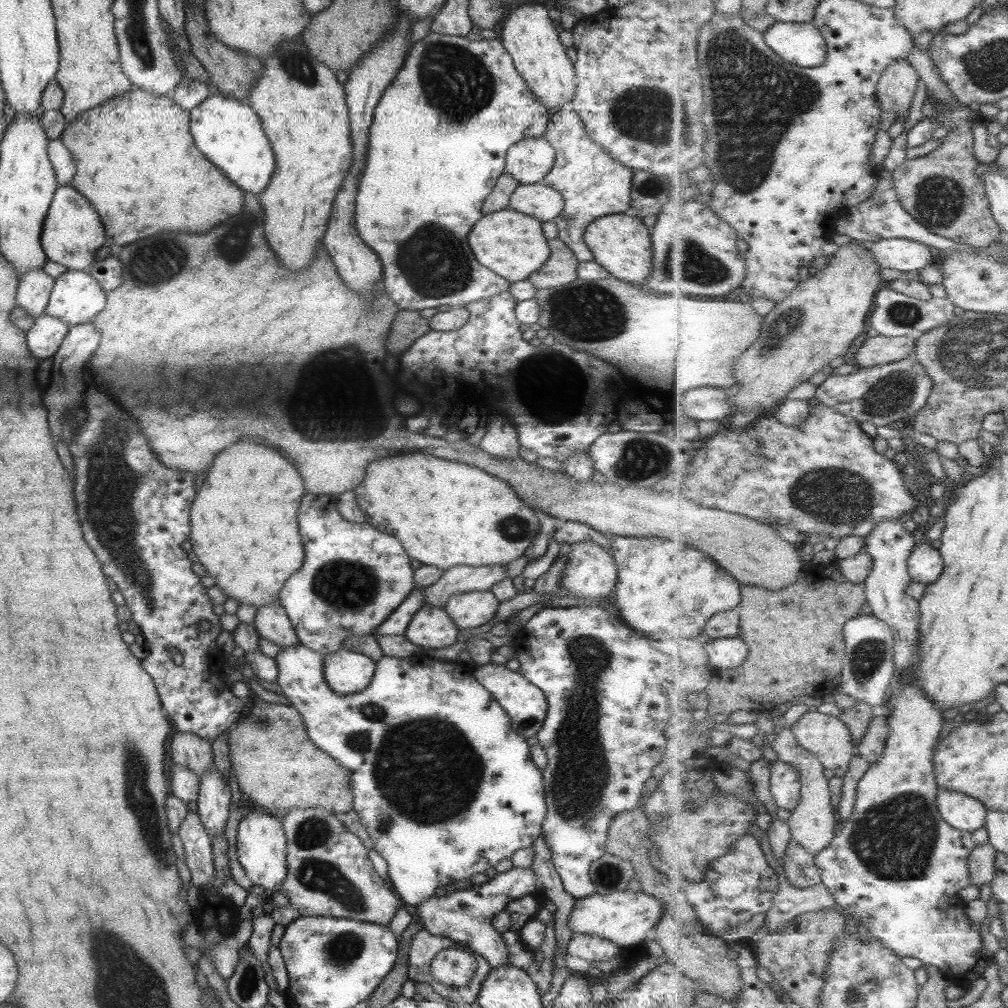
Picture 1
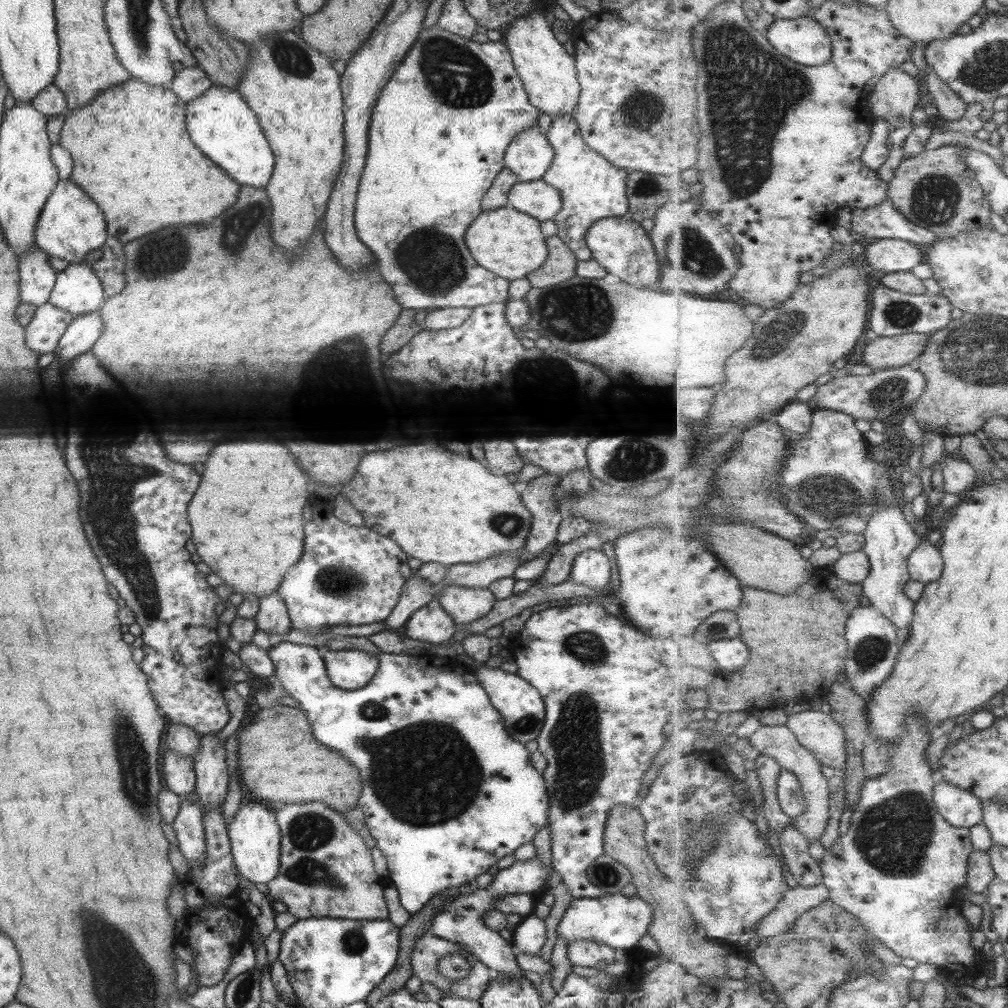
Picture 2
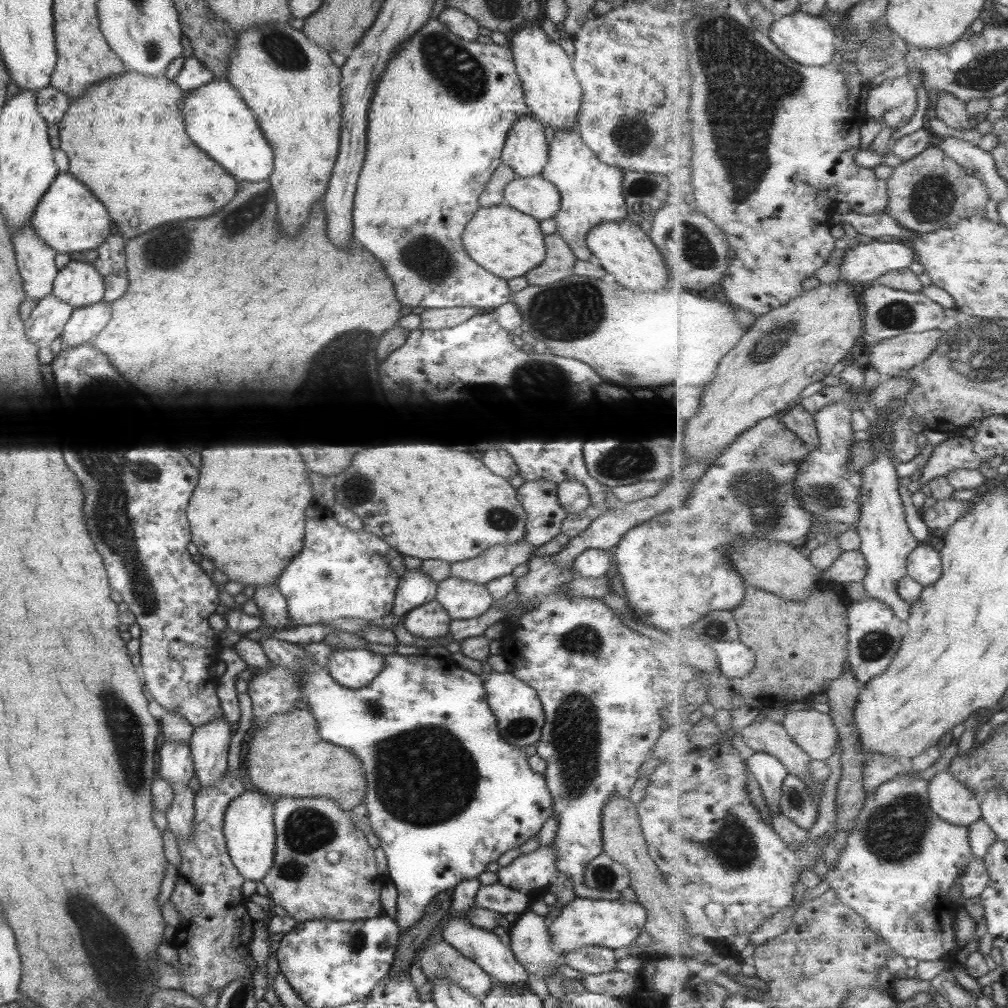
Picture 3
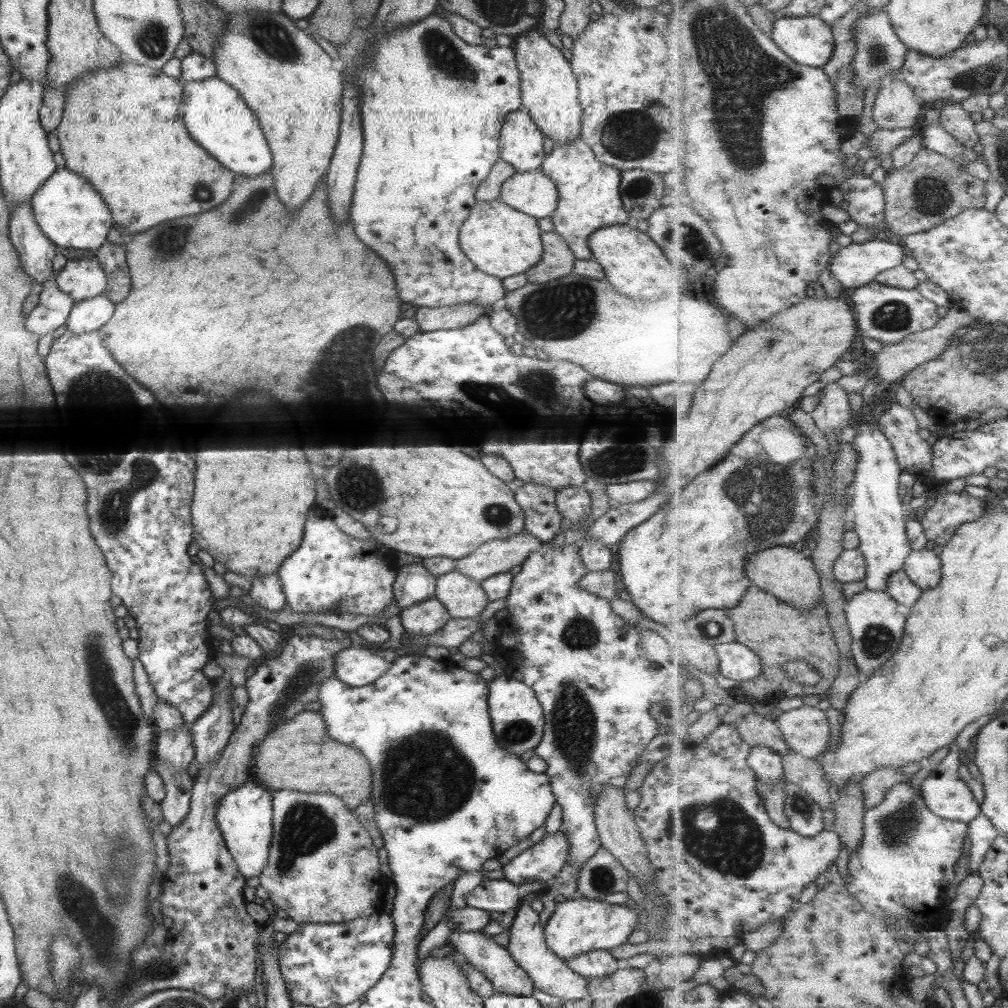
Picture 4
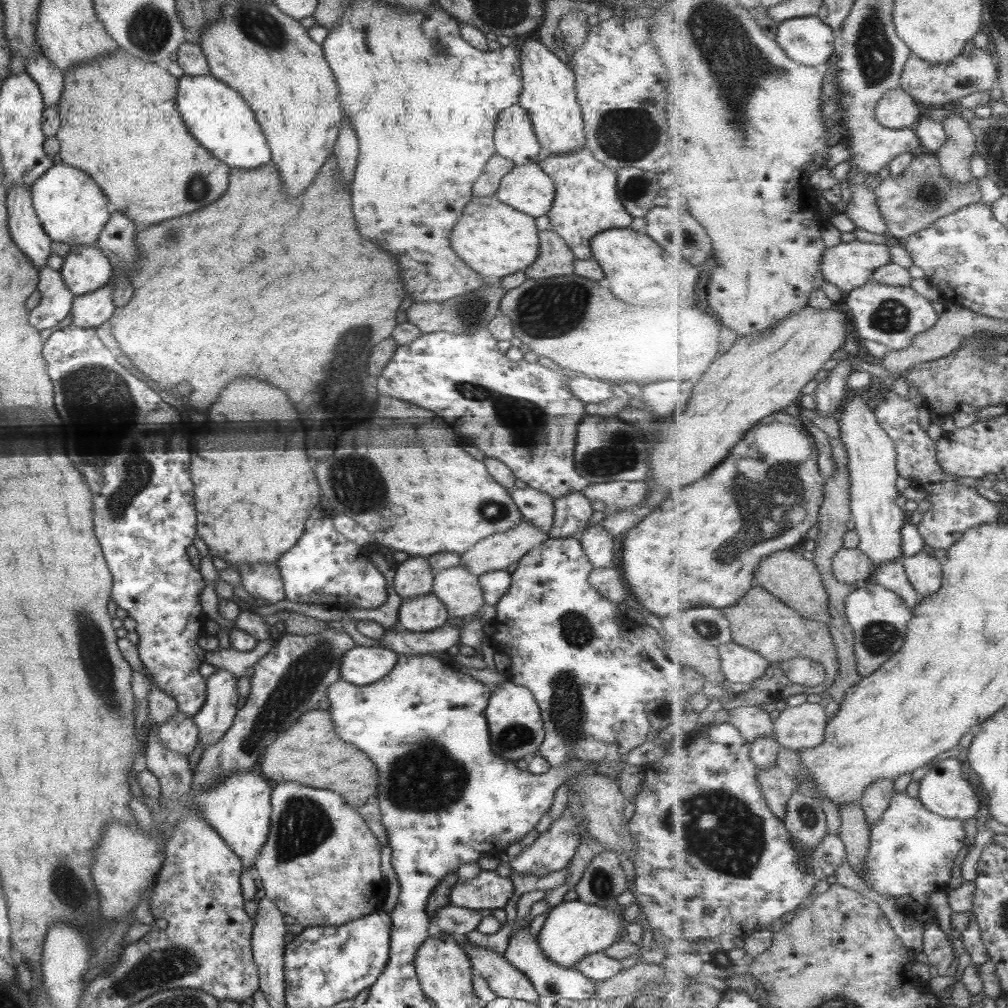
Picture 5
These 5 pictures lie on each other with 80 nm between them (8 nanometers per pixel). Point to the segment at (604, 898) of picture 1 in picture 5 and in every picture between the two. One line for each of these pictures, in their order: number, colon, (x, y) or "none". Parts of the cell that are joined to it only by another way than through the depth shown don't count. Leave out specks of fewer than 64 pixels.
2: (620, 922)
3: (612, 924)
4: (578, 925)
5: (572, 930)

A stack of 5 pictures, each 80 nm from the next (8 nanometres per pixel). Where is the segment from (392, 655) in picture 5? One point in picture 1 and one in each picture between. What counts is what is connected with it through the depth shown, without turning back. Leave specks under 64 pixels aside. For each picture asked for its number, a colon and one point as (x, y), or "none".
1: (344, 671)
2: (347, 669)
3: (352, 668)
4: (354, 666)

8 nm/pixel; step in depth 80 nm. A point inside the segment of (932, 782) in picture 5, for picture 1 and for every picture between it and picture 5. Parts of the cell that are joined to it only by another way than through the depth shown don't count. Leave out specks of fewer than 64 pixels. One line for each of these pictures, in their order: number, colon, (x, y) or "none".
1: (962, 811)
2: (962, 808)
3: (950, 799)
4: (945, 793)

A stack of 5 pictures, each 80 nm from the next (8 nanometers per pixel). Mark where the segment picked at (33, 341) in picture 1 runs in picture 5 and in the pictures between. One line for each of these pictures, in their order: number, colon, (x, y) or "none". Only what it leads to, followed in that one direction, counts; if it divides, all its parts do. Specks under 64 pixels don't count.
2: (41, 333)
3: (46, 320)
4: (52, 309)
5: (56, 300)

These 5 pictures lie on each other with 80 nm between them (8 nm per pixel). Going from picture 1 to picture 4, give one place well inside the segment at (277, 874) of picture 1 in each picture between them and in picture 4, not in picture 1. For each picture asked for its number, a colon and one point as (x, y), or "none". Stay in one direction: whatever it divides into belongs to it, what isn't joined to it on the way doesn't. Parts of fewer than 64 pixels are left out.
2: (253, 833)
3: (248, 829)
4: (243, 814)

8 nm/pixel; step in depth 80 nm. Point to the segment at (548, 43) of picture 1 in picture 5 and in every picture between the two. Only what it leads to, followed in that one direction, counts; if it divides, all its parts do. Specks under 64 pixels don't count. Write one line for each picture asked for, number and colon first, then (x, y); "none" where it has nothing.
2: (547, 73)
3: (551, 92)
4: (548, 91)
5: (547, 93)

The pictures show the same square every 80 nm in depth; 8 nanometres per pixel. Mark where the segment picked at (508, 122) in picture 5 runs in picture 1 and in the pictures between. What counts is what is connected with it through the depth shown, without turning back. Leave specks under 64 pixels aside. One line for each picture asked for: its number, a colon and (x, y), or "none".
1: (528, 161)
2: (528, 156)
3: (525, 151)
4: (520, 144)

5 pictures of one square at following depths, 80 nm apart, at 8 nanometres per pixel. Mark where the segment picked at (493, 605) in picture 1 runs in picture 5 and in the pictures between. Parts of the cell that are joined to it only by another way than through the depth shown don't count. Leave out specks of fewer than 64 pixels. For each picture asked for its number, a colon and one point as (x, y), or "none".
2: (463, 605)
3: (462, 600)
4: (462, 597)
5: (456, 588)

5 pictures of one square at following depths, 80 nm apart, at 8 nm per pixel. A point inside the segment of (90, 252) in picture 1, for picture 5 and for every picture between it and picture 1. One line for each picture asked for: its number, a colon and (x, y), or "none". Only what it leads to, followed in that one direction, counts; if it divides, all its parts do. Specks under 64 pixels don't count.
2: (69, 224)
3: (67, 217)
4: (70, 213)
5: (71, 209)

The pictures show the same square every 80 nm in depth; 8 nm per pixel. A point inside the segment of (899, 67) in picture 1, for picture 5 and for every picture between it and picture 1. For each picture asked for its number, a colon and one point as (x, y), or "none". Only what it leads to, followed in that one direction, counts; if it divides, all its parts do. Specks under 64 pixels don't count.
2: (894, 98)
3: (893, 103)
4: (896, 106)
5: (897, 110)

